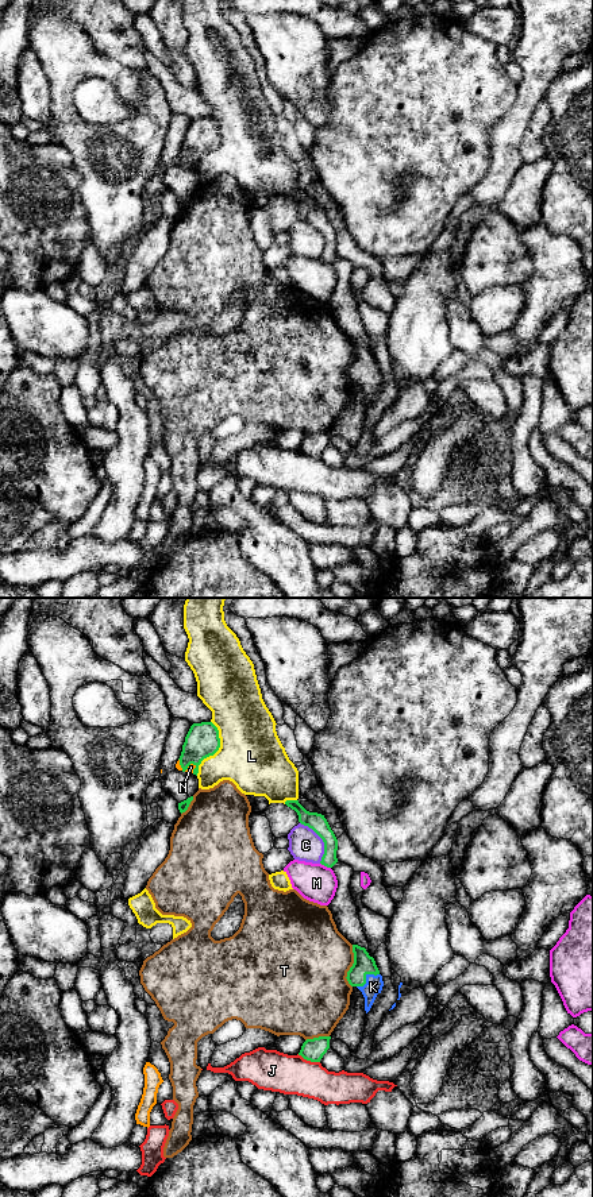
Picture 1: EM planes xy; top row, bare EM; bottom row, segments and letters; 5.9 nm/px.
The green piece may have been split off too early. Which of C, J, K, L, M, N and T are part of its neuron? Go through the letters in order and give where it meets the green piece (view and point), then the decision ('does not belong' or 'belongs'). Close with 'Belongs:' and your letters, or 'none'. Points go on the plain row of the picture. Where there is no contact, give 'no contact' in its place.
C: xy (323, 236) | does not belong
J: xy (308, 455) | does not belong
K: xy (365, 373) | belongs
L: xy (216, 146) | does not belong
M: xy (326, 261) | does not belong
N: xy (187, 163) | does not belong
T: xy (351, 362) | does not belong
Belongs: K

